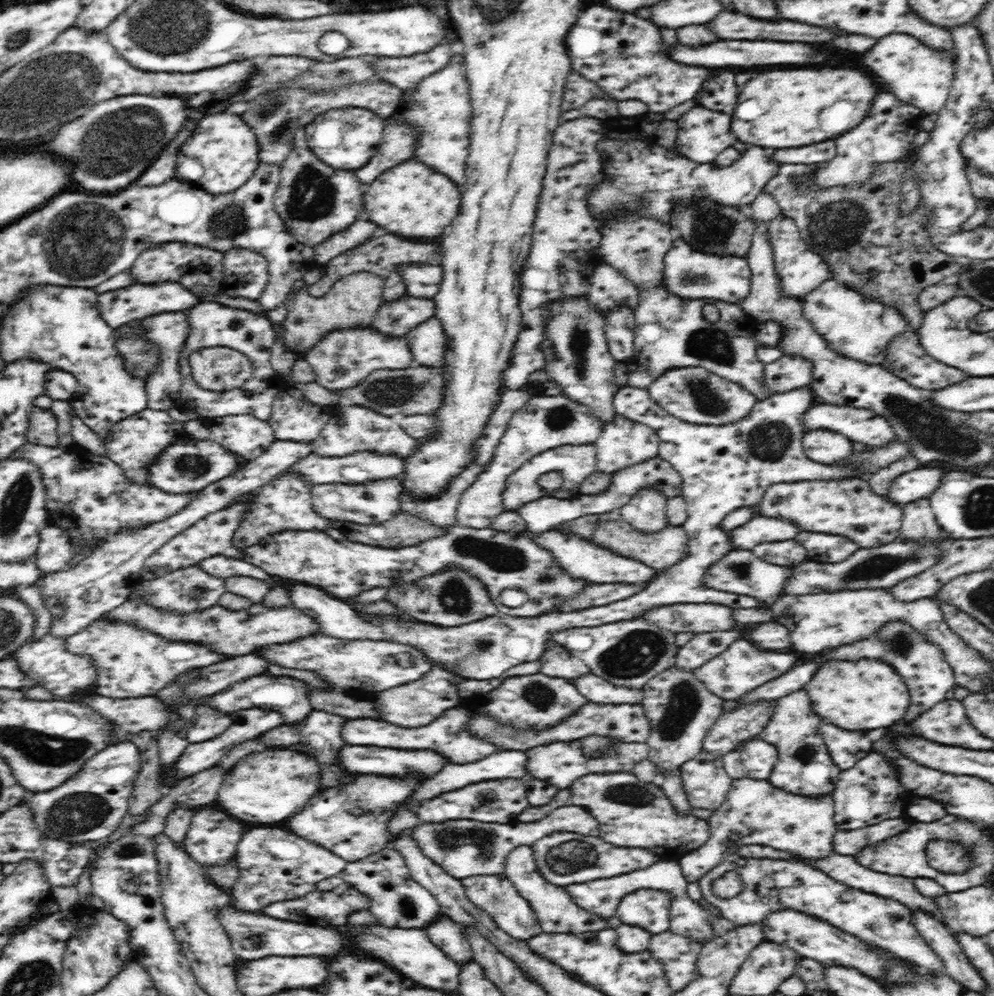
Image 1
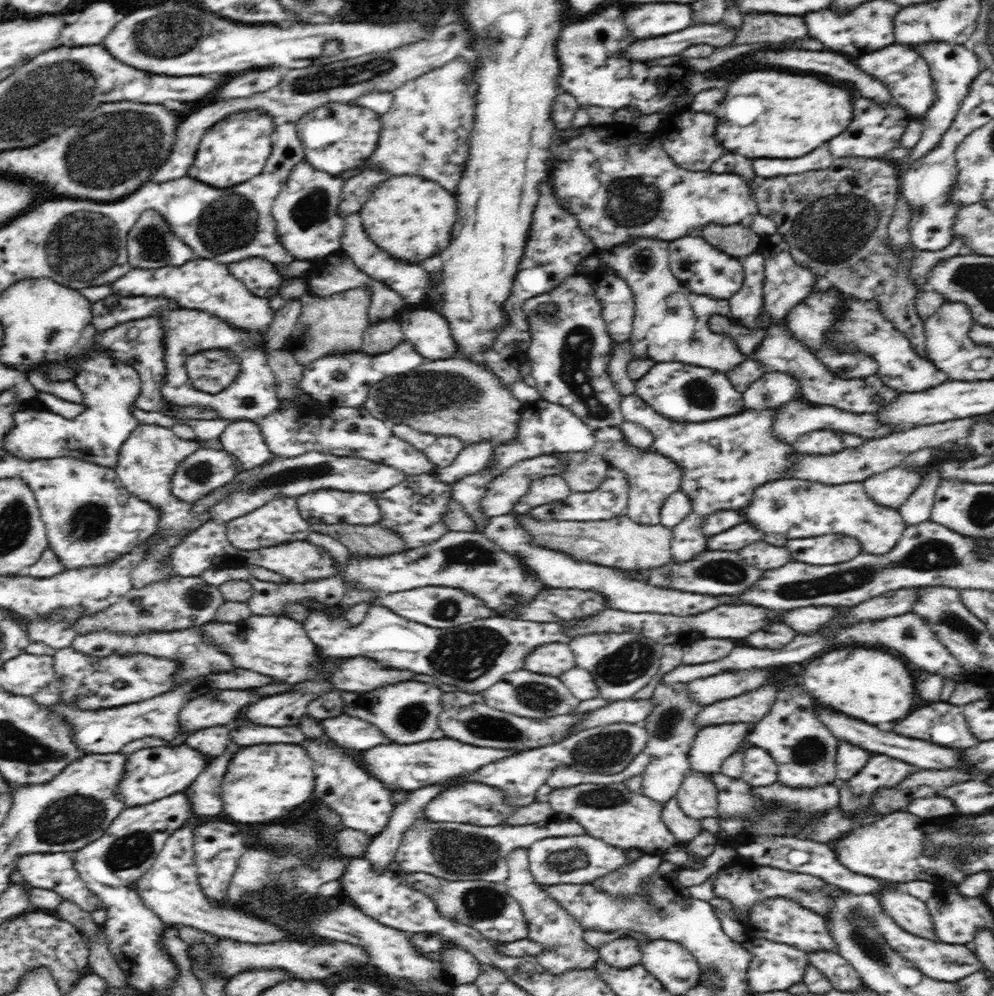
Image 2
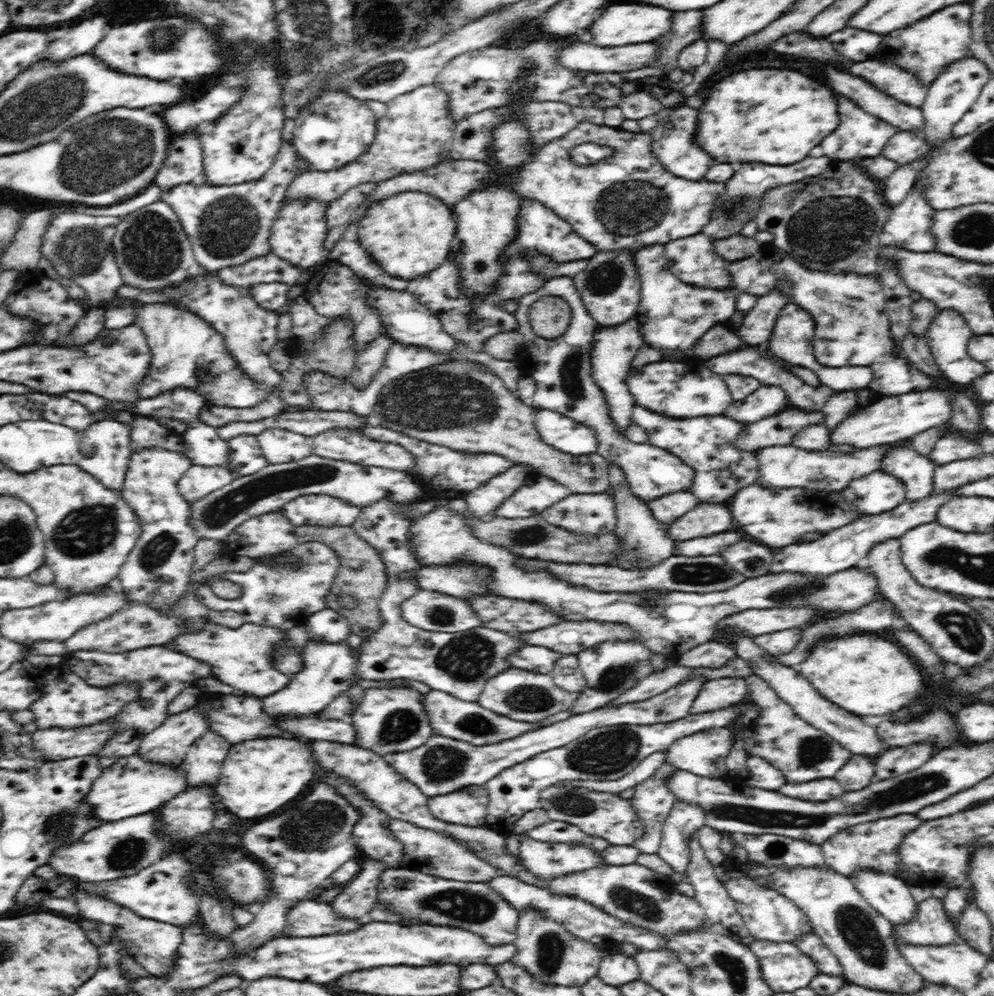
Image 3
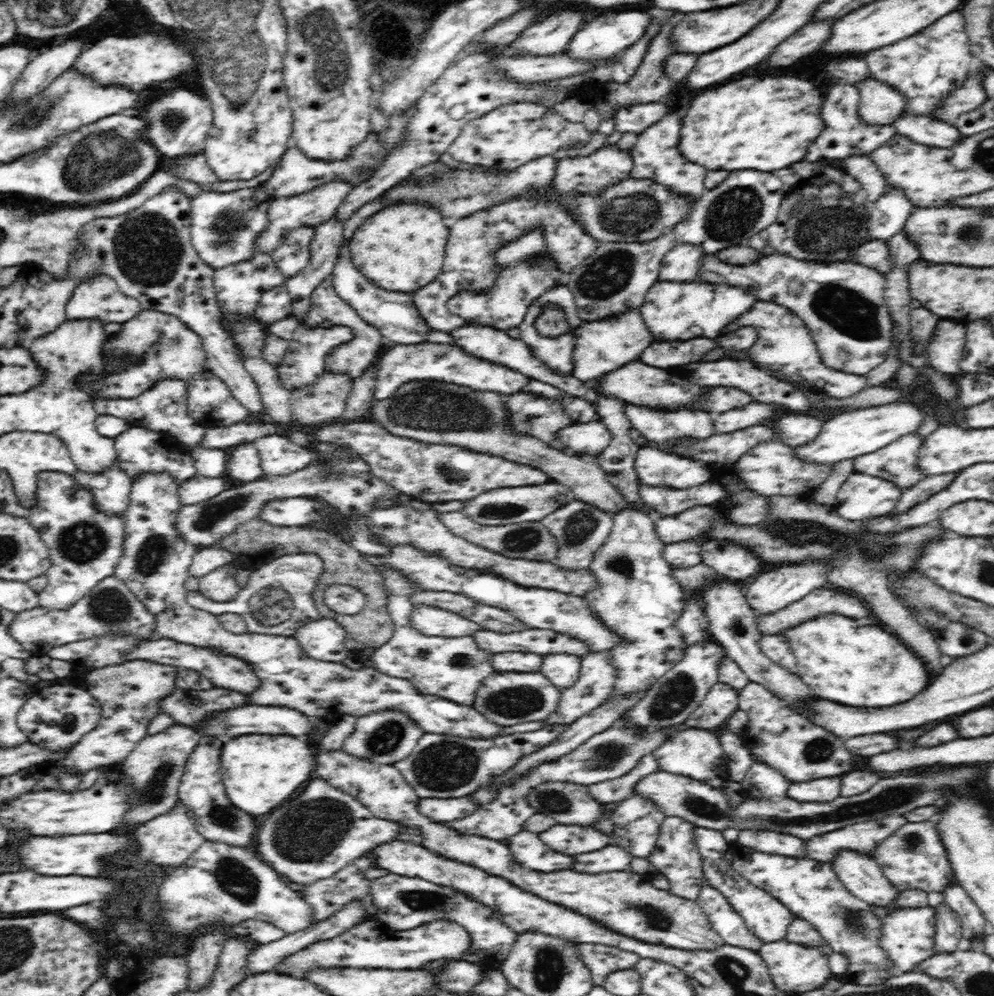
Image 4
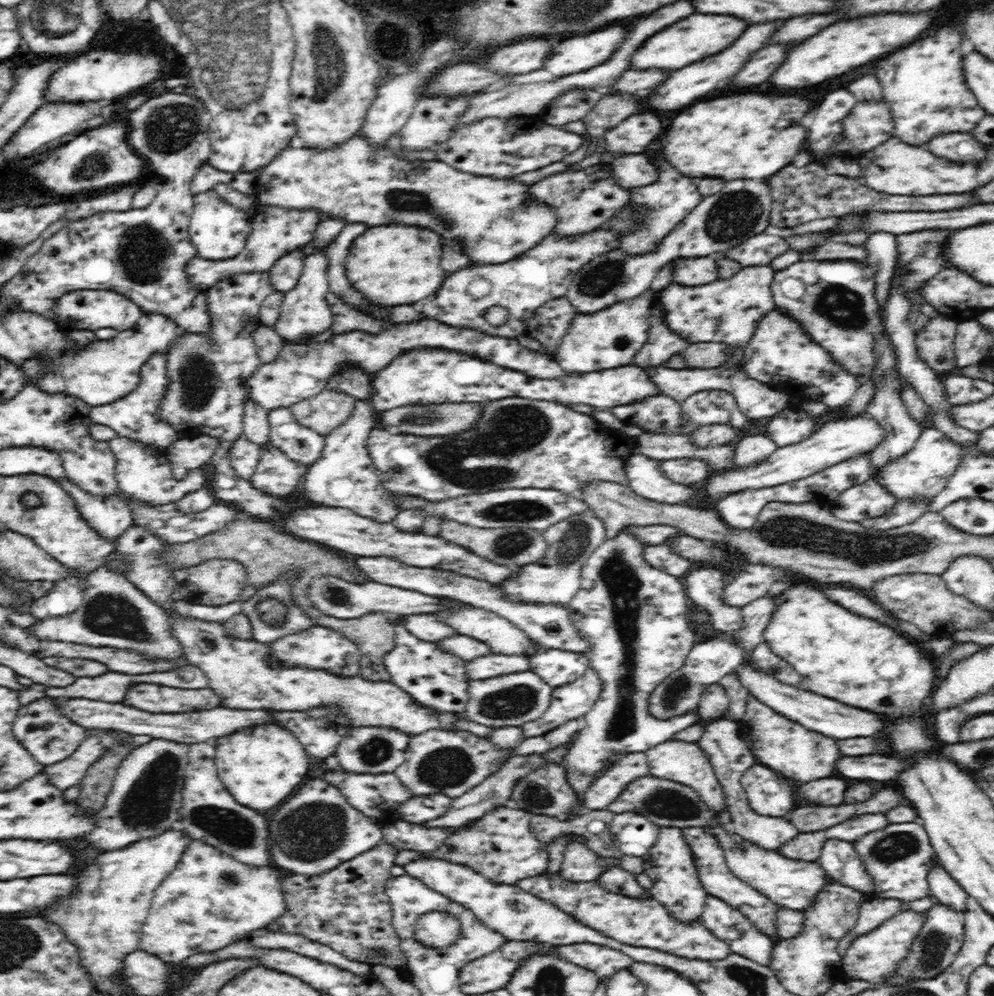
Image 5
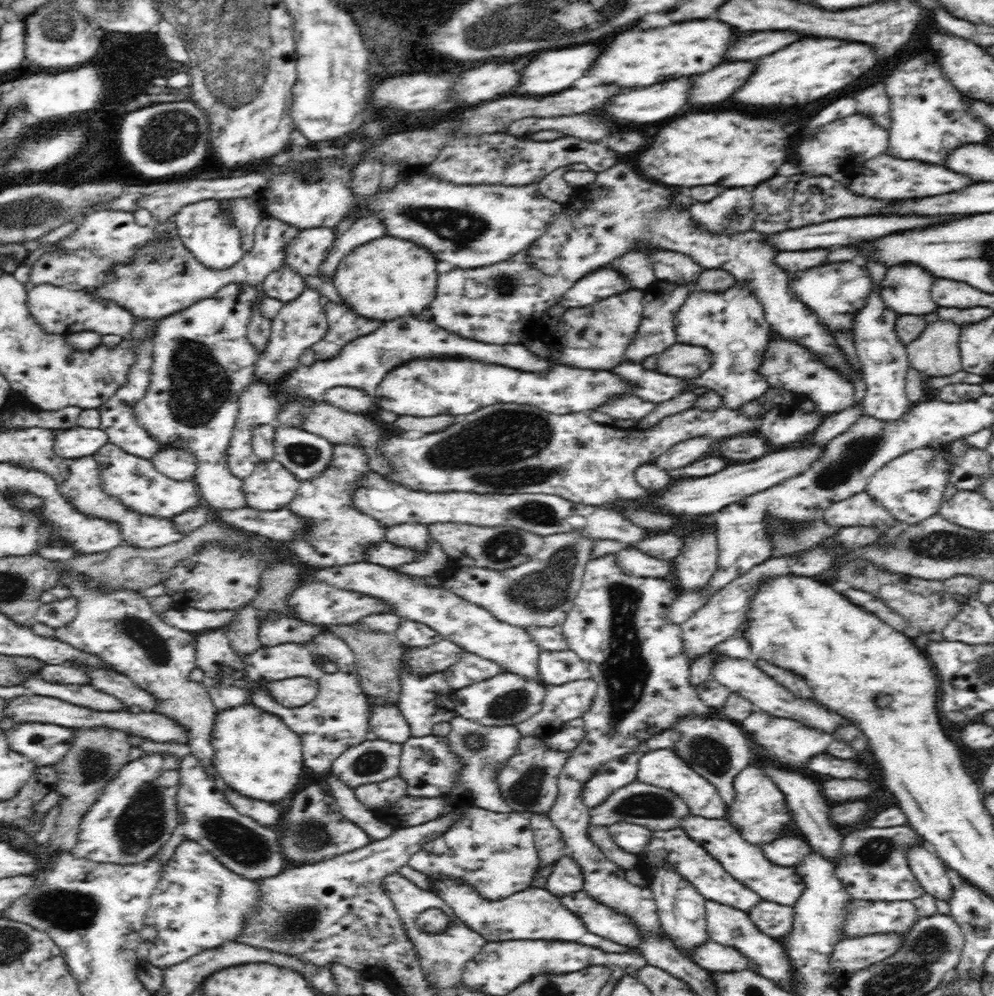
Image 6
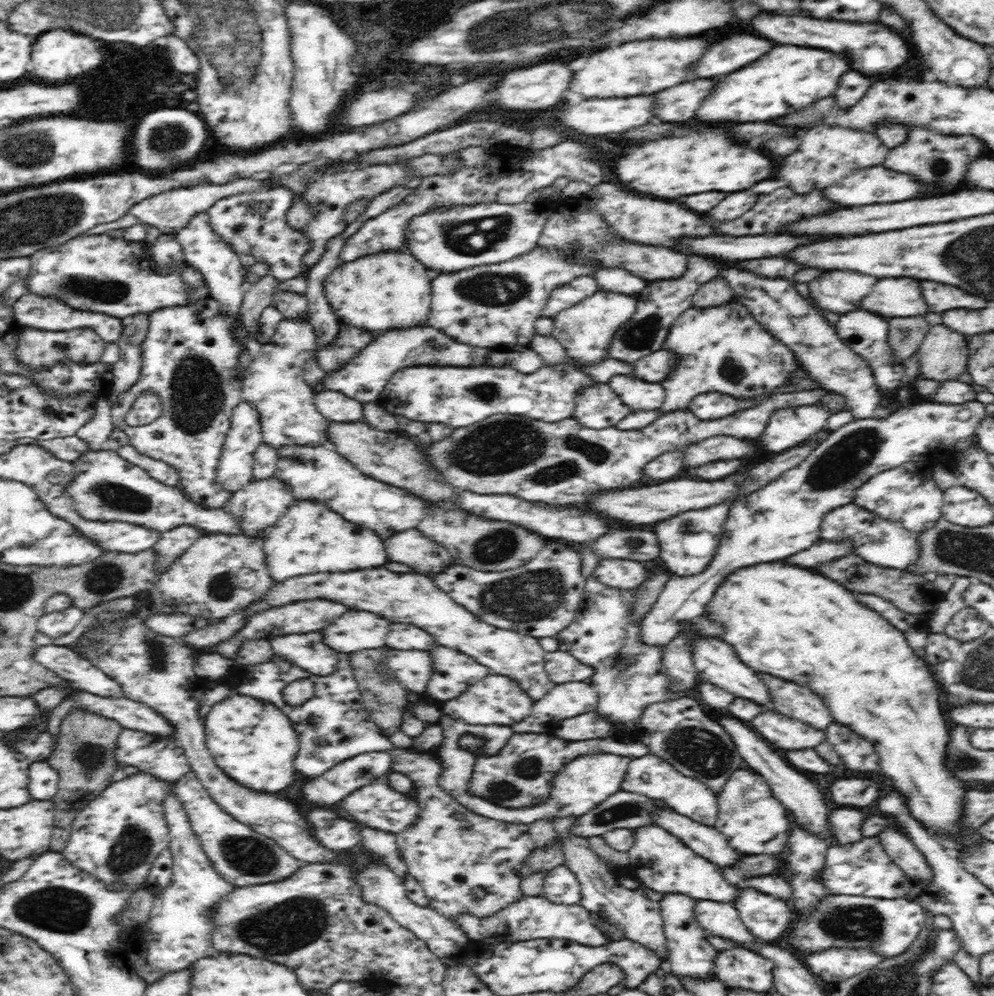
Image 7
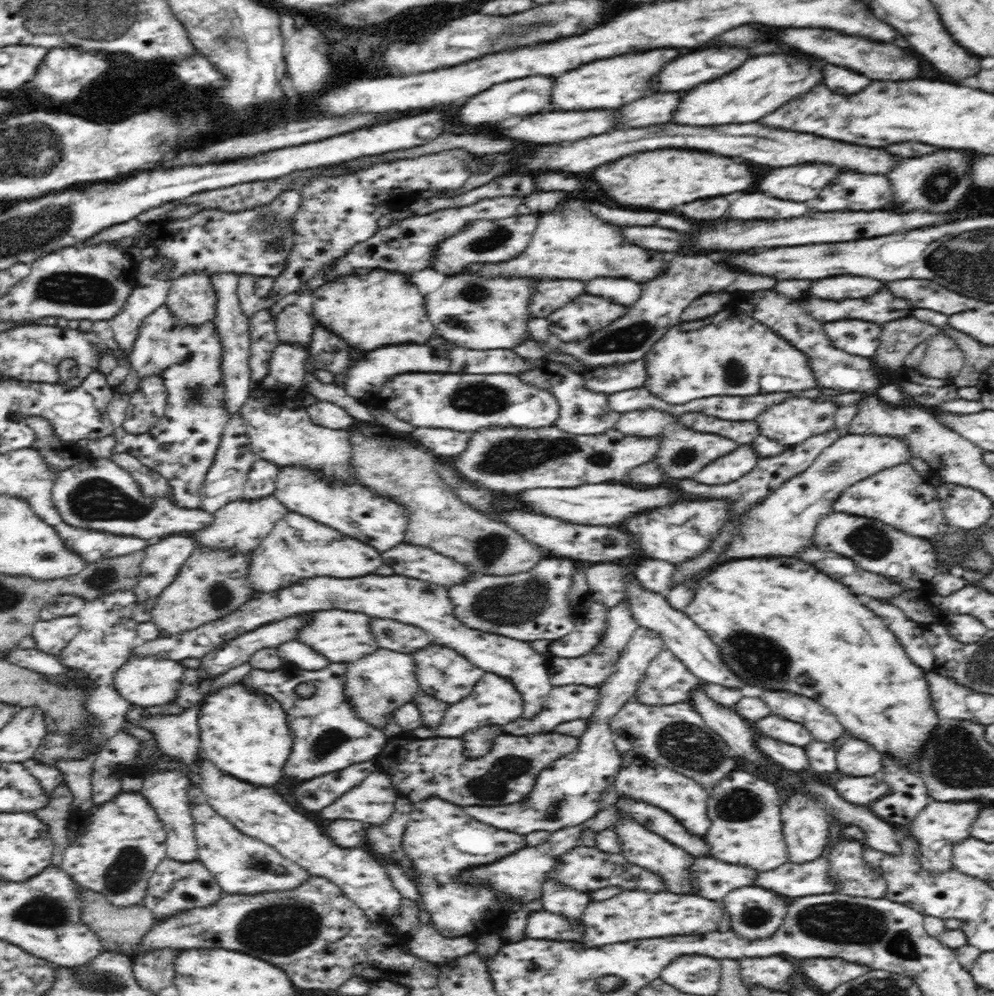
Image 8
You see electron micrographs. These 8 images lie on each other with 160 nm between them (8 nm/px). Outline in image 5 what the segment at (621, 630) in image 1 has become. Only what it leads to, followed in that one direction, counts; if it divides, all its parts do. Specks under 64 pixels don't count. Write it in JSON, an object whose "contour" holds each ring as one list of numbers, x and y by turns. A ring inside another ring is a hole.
{"contour":[[591,668,572,683,553,690,553,699,546,712,536,720,521,726,525,737,546,734,565,722,583,717,599,699,602,681]]}

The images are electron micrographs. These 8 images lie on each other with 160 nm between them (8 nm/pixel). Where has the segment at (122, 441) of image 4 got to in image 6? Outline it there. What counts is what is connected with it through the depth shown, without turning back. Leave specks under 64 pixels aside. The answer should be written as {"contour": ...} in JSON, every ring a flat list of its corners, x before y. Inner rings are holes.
{"contour":[[110,442,92,455,100,465,101,487,105,493,117,498,124,506,134,512,156,518,174,518,188,512,203,502,194,479,172,480,155,469,151,459,134,456,124,452,119,446]]}

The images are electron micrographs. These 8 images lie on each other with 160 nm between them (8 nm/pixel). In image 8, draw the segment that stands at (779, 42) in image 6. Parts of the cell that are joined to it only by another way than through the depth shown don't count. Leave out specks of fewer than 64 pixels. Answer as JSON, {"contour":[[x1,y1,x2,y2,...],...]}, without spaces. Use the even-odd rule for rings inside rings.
{"contour":[[710,48,694,54,686,54,662,68,654,80,656,92,680,92,690,90,696,84,720,78,736,70,748,58,744,48]]}

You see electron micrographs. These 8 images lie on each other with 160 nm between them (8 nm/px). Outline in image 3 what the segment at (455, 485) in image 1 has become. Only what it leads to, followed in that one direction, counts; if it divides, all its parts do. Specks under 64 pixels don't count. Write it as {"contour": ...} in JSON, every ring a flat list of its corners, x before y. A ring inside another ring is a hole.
{"contour":[[386,499,380,500,380,502,376,502,376,504,370,504,370,506,365,506,361,510,361,515,358,515,358,518,356,518,356,520,351,524,351,527,359,533,359,536,361,536,361,539,365,540,368,543,370,543,371,547,375,548,379,552,379,556,381,556,381,561,384,564,384,571,385,571,385,576,386,576,386,584,385,584,384,592,382,593,382,596,379,598,379,600,377,602,378,610,380,612,381,617,383,618,383,624,381,625,381,628,375,634,372,634,371,636,369,636,368,639,362,640,362,642,360,643,361,648,358,651,354,651,353,646,348,642,330,644,330,643,324,643,322,641,312,641,312,639,308,640,308,642,306,644,306,647,304,648,304,651,303,651,303,654,302,654,302,661,304,661,304,664,302,664,302,670,300,670,300,672,297,672,297,674,294,675,291,678,290,684,288,684,288,686,286,686,286,688,284,688,284,690,280,690,280,692,276,692,276,694,272,694,272,696,266,696,266,698,264,698,264,706,262,706,262,708,264,708,264,712,266,712,266,714,268,714,268,716,272,716,272,718,290,718,290,716,302,716,302,714,314,714,314,712,318,712,318,710,322,710,322,708,324,708,324,706,326,706,326,704,330,704,330,702,332,702,332,700,334,700,334,698,336,698,336,696,339,696,340,694,344,694,346,691,348,691,348,688,350,688,352,682,357,682,359,680,372,680,372,681,393,681,394,679,414,680,414,681,422,682,422,683,428,685,431,690,438,690,438,691,441,691,441,692,450,693,452,696,456,696,460,700,477,702,479,700,479,696,484,691,486,682,488,680,492,679,494,676,497,676,499,674,499,672,505,671,508,667,510,667,508,658,510,657,510,655,513,655,513,654,510,654,510,652,514,652,514,650,518,650,518,648,522,647,522,644,520,644,520,640,518,640,518,638,520,638,519,634,510,634,510,633,504,633,502,631,496,631,495,629,490,629,486,625,482,625,479,628,474,628,473,630,470,630,470,631,458,632,458,633,431,632,431,631,421,630,420,628,414,627,413,625,410,625,410,624,406,623,406,620,403,620,403,618,401,616,400,604,402,604,402,602,404,602,404,600,410,598,410,596,414,596,414,594,416,594,416,592,418,592,418,590,420,589,420,588,418,588,418,585,416,585,416,579,414,579,414,577,412,577,412,575,410,575,410,572,414,572,414,570,418,570,418,568,420,568,420,564,419,564,419,562,417,561,417,558,416,558,417,554,415,554,415,552,413,551,411,546,409,546,409,536,407,535,408,531,410,530,410,525,414,521,418,520,418,518,410,518,410,520,408,520,407,516,405,516,405,510,412,503,415,503,416,501,420,501,420,499,414,500,414,502,404,502,404,504,401,504,401,502,392,502,391,500,386,500]]}

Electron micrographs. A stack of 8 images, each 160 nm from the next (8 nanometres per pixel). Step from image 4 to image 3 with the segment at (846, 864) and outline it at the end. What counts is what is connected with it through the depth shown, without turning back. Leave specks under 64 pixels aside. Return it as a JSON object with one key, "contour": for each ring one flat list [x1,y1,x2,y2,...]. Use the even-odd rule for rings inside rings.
{"contour":[[872,869,854,871,850,877,858,893,892,926,914,918,918,902,910,893,909,883,902,878]]}

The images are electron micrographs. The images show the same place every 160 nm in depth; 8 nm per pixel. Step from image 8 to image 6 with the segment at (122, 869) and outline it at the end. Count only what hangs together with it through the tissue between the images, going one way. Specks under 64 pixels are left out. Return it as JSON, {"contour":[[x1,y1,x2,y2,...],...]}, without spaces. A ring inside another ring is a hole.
{"contour":[[151,753,125,764,118,770,114,780,106,783,101,795,92,804,88,812,81,818,78,830,78,840,74,848,68,850,72,856,92,860,94,862,106,862,106,864,140,864,159,850,170,840,170,836,182,817,177,805,179,791,180,760,176,757]]}

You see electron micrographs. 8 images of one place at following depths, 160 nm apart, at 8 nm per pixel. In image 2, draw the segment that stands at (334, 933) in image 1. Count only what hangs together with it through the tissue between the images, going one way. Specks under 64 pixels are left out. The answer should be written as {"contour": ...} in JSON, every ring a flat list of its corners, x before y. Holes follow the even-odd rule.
{"contour":[[181,827,166,840,154,864,135,882,134,887,144,906,152,910,168,926,172,924,190,926,214,934,220,939,252,944,270,944,290,938,282,928,274,926,269,921,238,910,238,907,211,903,206,899,199,883,190,828]]}

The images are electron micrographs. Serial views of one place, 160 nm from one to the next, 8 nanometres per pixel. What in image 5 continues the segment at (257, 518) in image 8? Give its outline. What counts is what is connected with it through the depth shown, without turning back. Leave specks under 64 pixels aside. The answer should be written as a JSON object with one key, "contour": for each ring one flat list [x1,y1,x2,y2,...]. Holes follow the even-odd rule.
{"contour":[[268,442,261,447,258,466,249,481,264,494,287,497,296,490,307,468,308,465,290,460]]}

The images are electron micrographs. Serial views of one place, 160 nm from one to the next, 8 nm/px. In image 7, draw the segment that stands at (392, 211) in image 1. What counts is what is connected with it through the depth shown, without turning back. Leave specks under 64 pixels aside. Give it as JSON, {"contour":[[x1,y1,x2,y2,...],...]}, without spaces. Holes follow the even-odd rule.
{"contour":[[391,249,390,252,374,252,358,260,340,263,338,268,328,276,324,284,327,301,333,308,340,323,344,322,354,328,363,328,372,334,388,332,390,328,400,326,418,326,426,324,430,314,430,280,428,269,406,249]]}

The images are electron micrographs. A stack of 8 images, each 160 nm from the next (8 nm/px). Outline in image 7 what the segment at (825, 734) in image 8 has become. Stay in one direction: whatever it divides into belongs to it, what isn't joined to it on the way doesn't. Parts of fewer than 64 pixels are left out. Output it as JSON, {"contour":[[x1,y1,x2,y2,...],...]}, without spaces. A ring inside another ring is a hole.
{"contour":[[760,674,760,676,770,691,770,698,776,712,784,716,794,716,796,720,802,720,818,730,826,730,834,722,830,710,808,688,780,680,776,676,768,674]]}

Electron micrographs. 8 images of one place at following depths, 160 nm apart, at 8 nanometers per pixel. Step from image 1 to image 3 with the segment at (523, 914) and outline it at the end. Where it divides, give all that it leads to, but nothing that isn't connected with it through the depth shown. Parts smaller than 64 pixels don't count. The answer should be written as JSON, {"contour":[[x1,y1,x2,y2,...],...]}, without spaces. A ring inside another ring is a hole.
{"contour":[[406,866,383,870,377,883,377,900,399,914,403,920,411,920,418,925,461,928,477,934,486,944,492,946,507,945,516,940,519,912,489,884,448,880]]}

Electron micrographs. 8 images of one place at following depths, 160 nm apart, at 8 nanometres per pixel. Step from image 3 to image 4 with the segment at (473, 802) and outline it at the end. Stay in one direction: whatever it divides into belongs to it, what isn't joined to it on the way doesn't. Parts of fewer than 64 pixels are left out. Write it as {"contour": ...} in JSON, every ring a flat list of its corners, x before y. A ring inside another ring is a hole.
{"contour":[[471,794,458,798,421,798,418,801,420,814,438,823,450,822,454,818,456,820,465,818,477,808,478,806,471,800]]}

